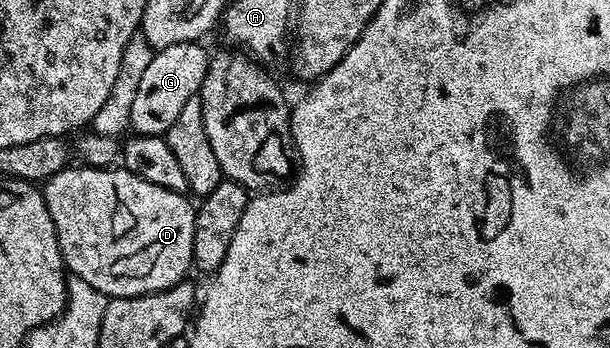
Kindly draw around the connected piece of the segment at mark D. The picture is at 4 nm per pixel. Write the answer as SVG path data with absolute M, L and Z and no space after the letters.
M67 167L56 171L41 186L42 198L48 207L48 215L52 215L52 223L58 232L58 246L62 252L62 264L73 276L84 279L84 283L89 283L91 287L96 287L96 291L103 293L108 299L111 297L139 297L145 293L159 293L168 287L178 285L187 276L186 272L191 272L194 256L192 255L192 231L194 230L195 206L191 198L185 192L177 193L175 190L169 190L168 187L157 186L156 183L150 183L140 175L130 173L123 167L109 168L91 168Z

